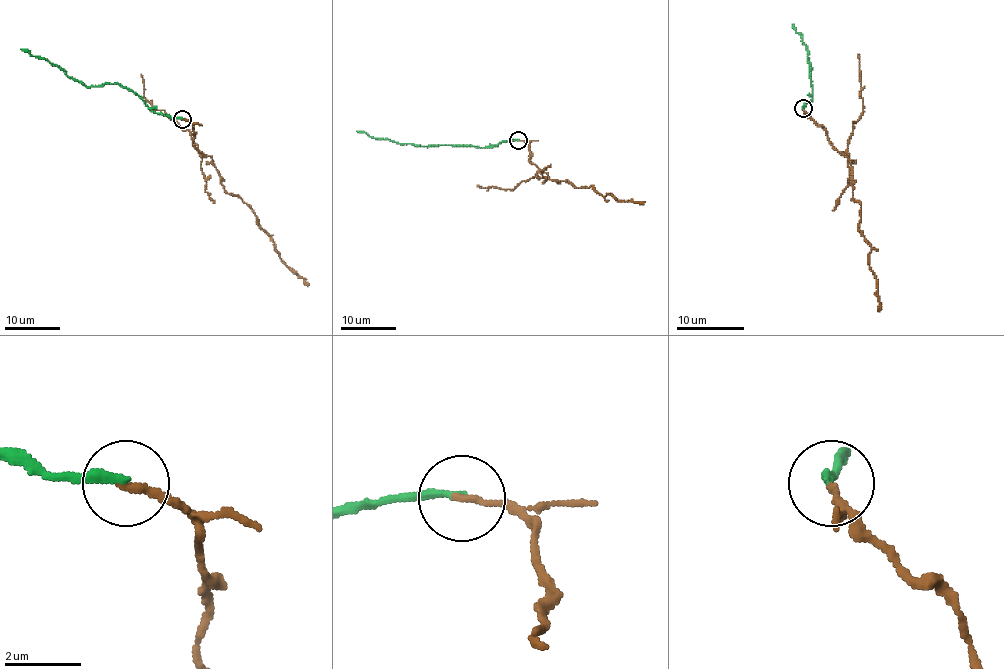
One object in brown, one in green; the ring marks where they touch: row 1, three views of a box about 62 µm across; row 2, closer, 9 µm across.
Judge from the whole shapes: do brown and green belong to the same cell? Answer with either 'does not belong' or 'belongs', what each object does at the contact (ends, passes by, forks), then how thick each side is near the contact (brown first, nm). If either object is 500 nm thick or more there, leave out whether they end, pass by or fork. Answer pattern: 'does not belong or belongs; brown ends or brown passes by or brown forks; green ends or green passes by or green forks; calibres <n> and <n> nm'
does not belong; brown ends; green ends; calibres 190 and 220 nm

